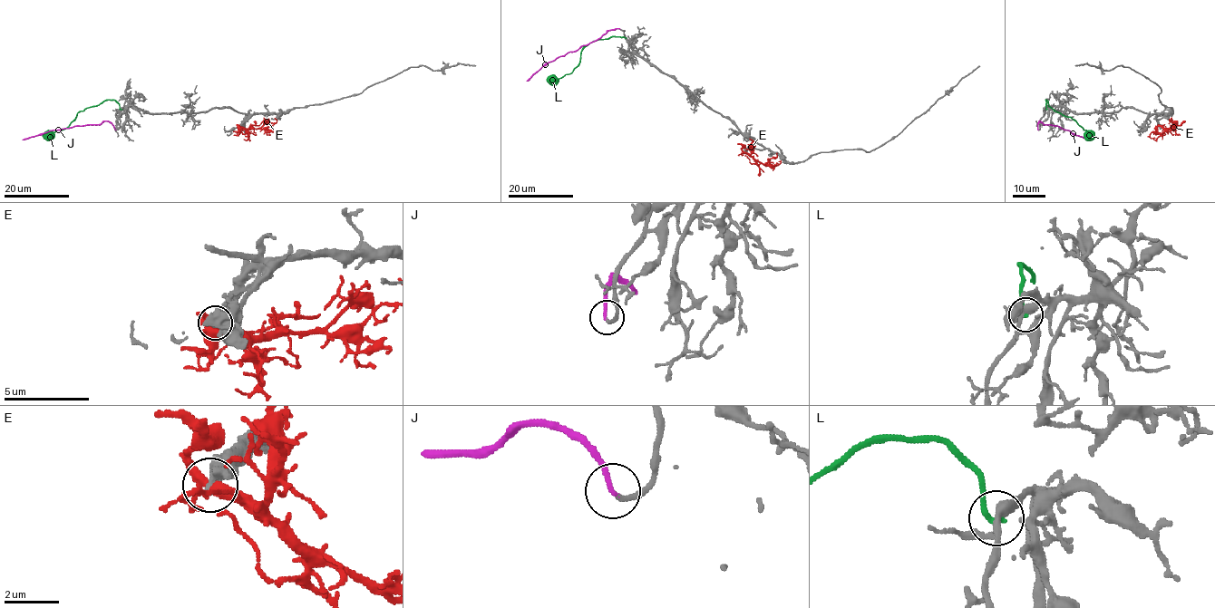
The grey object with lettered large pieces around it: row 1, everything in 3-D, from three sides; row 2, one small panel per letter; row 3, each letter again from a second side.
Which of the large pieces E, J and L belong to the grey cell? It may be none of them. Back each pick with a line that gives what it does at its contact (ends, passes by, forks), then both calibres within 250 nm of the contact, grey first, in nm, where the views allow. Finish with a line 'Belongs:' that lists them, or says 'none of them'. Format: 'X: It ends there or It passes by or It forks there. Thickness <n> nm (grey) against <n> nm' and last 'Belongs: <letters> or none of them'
J: It ends there. Thickness 170 nm (grey) against 180 nm
Belongs: J

